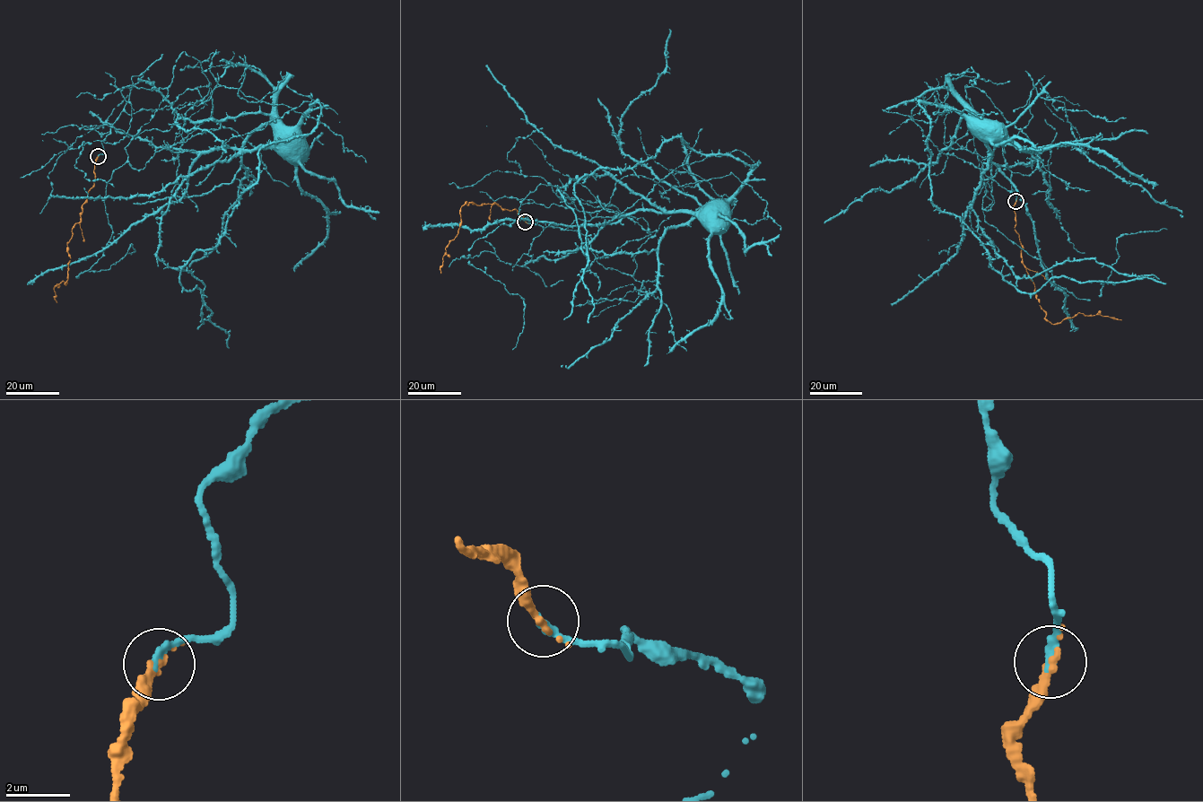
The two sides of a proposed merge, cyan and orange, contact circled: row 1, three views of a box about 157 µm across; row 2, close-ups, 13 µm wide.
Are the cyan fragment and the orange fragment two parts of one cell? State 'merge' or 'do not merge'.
merge

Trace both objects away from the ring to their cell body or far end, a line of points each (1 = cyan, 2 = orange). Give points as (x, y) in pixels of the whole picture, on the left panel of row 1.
1: (98, 156), (143, 72), (120, 92), (131, 135), (169, 130), (174, 109), (222, 85), (309, 114), (283, 133)
2: (98, 156), (93, 185), (67, 244), (70, 258), (66, 284), (63, 281), (54, 287), (56, 302)

